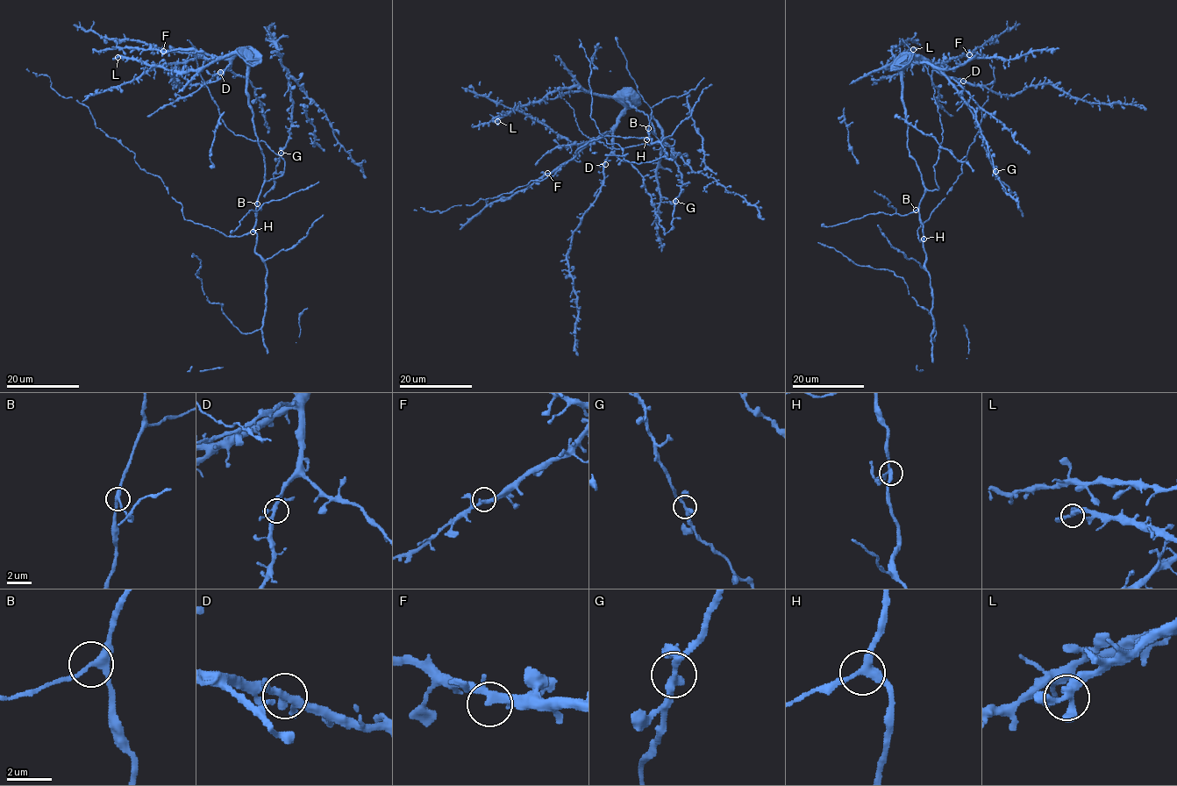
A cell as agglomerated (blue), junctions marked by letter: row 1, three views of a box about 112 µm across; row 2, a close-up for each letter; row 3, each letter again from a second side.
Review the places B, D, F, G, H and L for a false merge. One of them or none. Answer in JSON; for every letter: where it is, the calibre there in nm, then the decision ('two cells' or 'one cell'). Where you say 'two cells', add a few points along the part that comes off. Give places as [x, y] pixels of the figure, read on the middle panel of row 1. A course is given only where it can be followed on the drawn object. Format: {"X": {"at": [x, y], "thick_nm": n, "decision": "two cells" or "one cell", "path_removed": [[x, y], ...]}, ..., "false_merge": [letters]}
{"B": {"at": [648, 128], "thick_nm": 280, "decision": "one cell"}, "D": {"at": [605, 164], "thick_nm": 280, "decision": "one cell"}, "F": {"at": [547, 173], "thick_nm": 280, "decision": "one cell"}, "G": {"at": [675, 201], "thick_nm": 280, "decision": "one cell"}, "H": {"at": [646, 139], "thick_nm": 280, "decision": "one cell"}, "L": {"at": [497, 121], "thick_nm": 280, "decision": "one cell"}, "false_merge": []}

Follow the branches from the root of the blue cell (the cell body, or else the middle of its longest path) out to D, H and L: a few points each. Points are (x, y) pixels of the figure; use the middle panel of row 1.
D: (652, 125), (643, 111), (637, 110), (626, 99), (624, 113), (613, 132), (614, 144), (605, 164)
H: (652, 125), (654, 133), (648, 131), (650, 137), (646, 139)
L: (652, 125), (643, 111), (625, 98), (595, 95), (579, 87), (549, 91), (539, 101), (517, 106), (497, 121)

